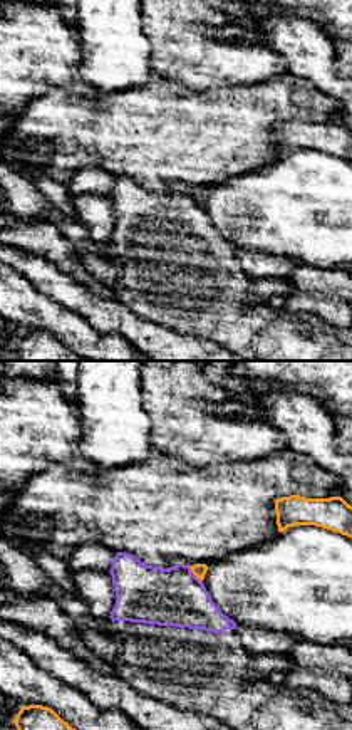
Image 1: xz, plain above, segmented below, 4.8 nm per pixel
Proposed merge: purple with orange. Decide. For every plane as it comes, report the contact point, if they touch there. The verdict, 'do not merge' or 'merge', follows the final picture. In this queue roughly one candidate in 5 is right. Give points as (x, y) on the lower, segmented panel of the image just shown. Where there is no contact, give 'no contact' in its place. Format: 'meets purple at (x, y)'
meets purple at (193, 574)

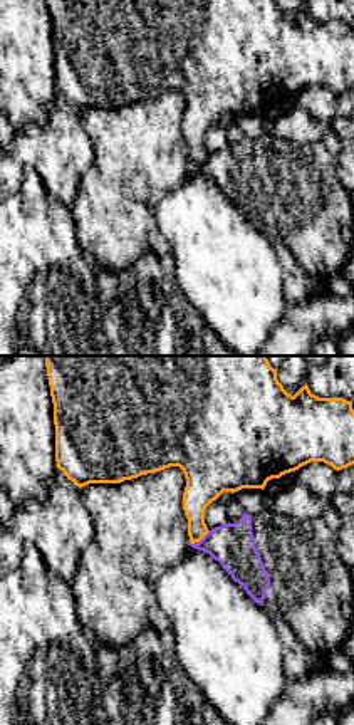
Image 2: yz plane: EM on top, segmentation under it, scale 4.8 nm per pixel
meets purple at (202, 539)

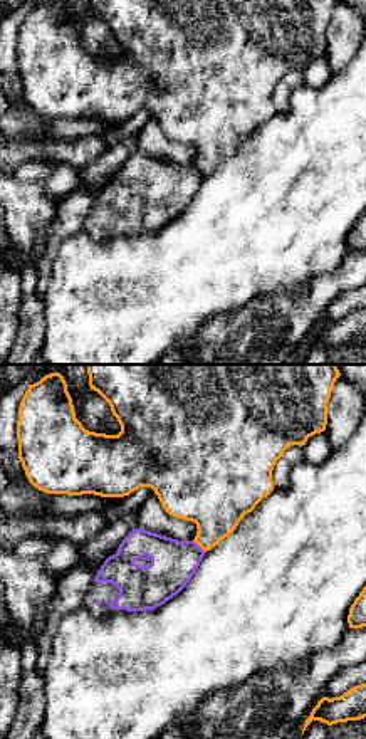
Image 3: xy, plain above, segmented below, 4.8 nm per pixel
meets purple at (198, 546)

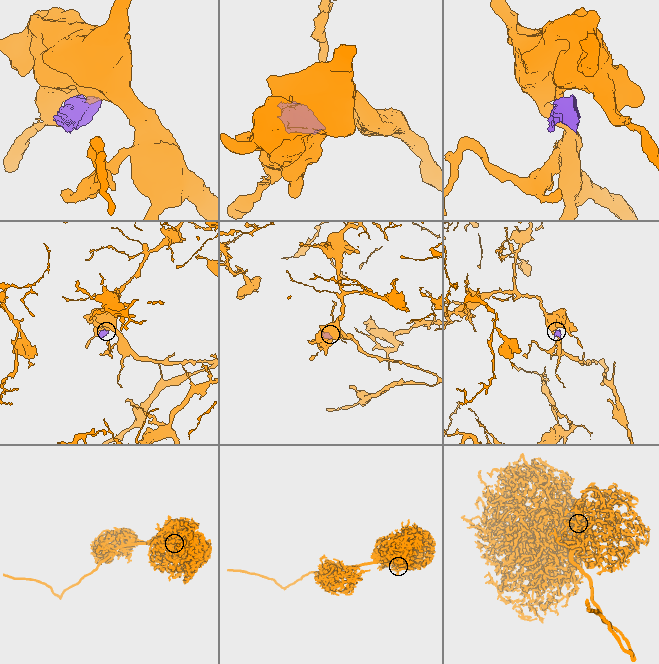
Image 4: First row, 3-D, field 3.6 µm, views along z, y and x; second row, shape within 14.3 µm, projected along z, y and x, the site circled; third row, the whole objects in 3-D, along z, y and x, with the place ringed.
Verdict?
do not merge

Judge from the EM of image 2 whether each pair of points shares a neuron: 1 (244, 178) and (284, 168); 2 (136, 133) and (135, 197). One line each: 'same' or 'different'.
1: same
2: same

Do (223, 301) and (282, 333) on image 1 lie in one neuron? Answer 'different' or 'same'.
same

